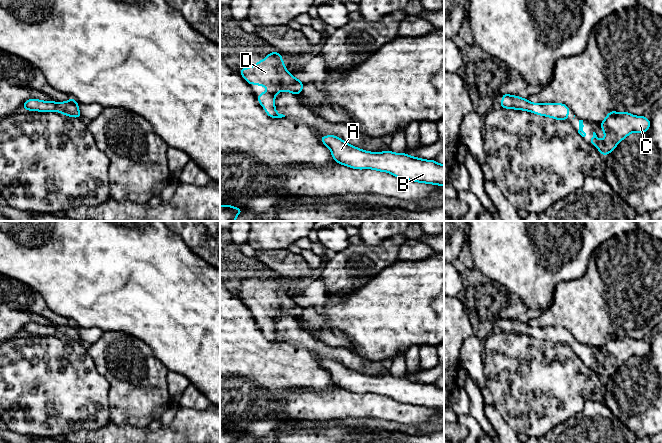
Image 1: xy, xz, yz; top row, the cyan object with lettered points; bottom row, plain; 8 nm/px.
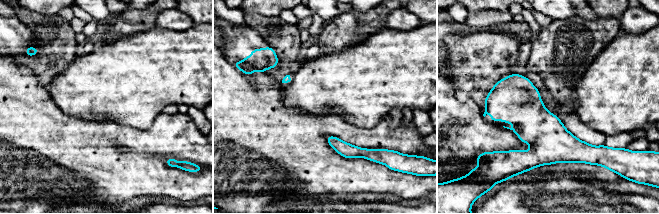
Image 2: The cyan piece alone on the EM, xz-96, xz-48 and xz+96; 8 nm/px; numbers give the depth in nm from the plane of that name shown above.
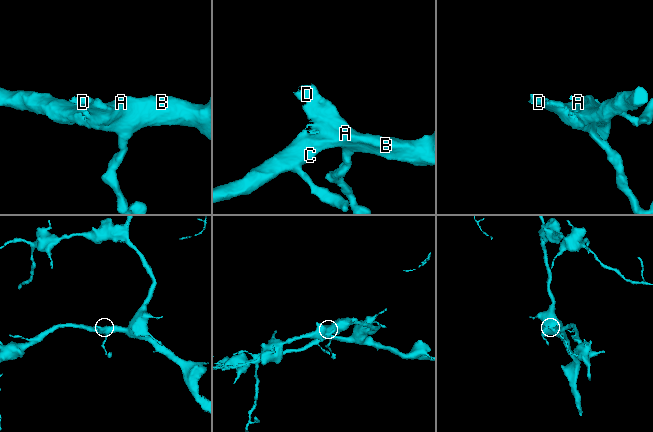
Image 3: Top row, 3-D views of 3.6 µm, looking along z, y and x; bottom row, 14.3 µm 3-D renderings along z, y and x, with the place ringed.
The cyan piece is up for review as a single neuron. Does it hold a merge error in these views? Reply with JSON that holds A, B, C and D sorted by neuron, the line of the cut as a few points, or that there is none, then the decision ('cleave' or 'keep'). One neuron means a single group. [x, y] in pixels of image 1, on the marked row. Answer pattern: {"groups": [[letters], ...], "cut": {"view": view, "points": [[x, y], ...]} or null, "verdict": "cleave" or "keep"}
{"groups": [["A", "B", "C", "D"]], "cut": null, "verdict": "keep"}

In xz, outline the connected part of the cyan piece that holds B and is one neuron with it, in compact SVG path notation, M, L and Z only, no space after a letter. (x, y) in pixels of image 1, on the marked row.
M334 135L321 136L320 140L330 149L332 158L340 165L359 170L388 172L403 180L444 186L444 165L435 160L392 151L364 151Z

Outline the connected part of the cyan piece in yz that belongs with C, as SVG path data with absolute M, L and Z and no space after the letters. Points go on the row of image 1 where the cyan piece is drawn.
M611 111L600 126L605 134L603 140L599 140L595 132L591 137L590 145L595 145L599 152L606 156L611 153L616 146L633 132L644 133L650 128L650 119L645 116L635 116L627 111L619 113Z

